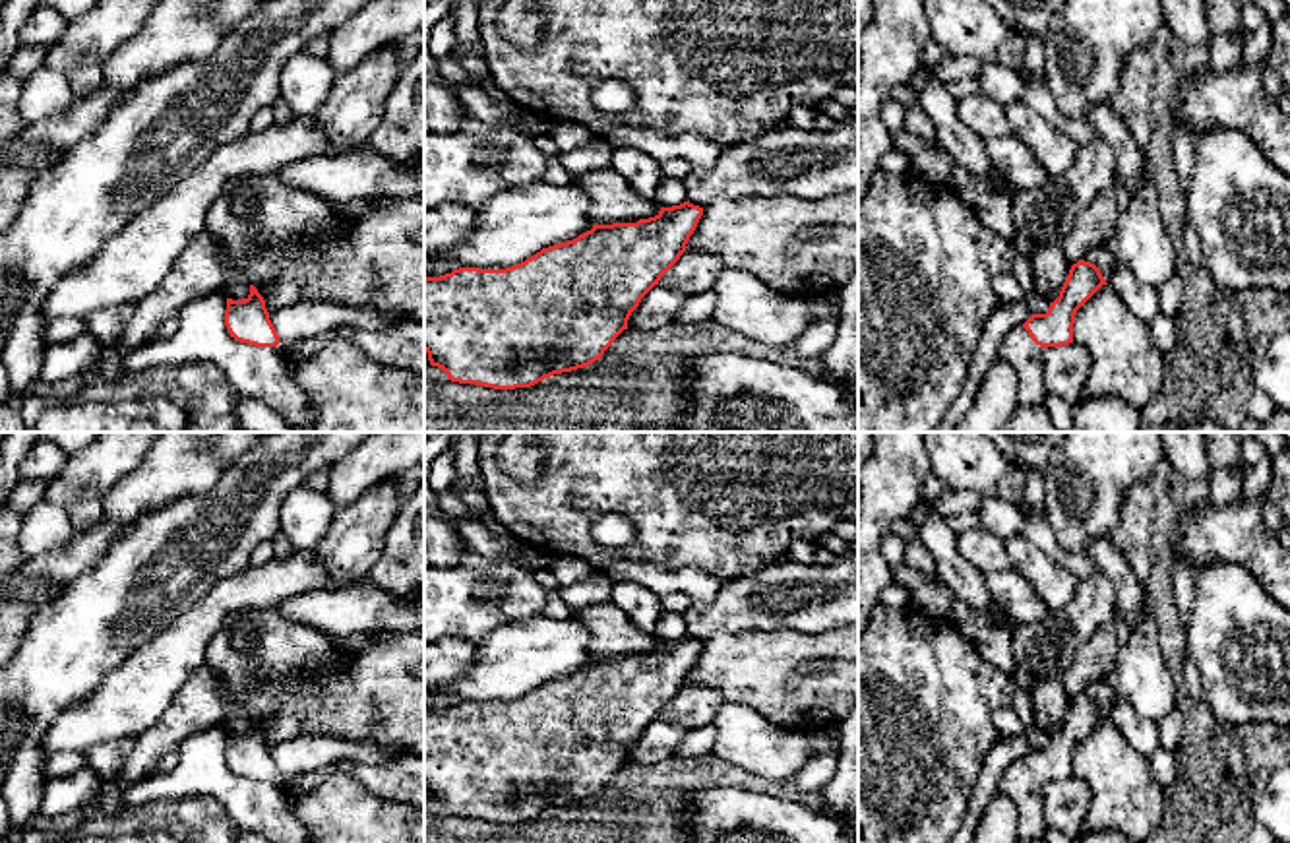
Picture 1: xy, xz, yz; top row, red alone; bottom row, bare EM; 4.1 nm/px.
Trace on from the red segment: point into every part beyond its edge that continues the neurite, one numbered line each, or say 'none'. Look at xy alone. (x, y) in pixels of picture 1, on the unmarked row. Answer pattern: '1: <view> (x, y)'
1: xy (293, 787)

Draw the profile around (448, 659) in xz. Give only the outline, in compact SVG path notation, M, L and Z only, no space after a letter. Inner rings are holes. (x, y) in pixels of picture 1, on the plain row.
M457 636L424 643L424 688L457 682L473 669L475 657L476 645Z

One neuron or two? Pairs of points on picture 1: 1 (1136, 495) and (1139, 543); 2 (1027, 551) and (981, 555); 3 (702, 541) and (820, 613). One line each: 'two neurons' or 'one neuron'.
1: one neuron
2: two neurons
3: two neurons

